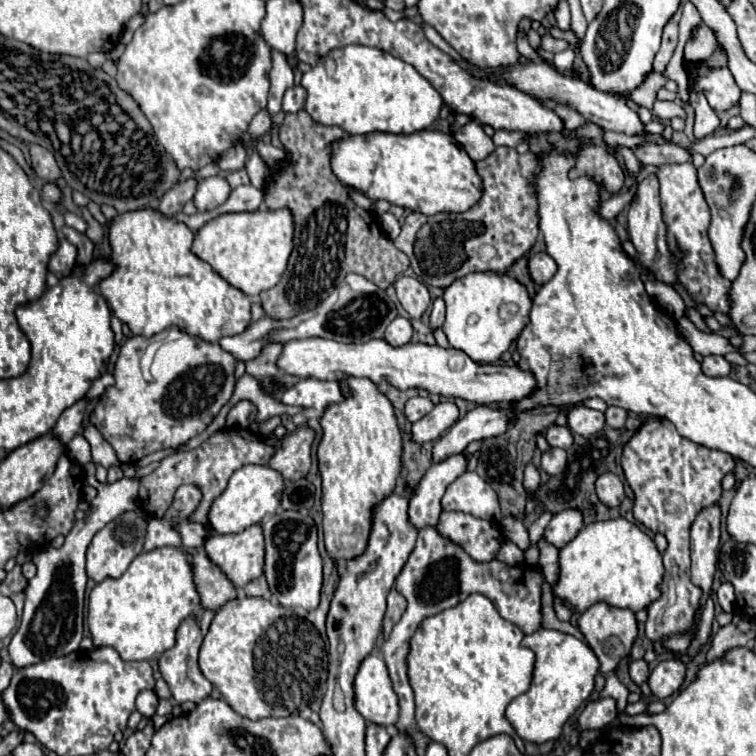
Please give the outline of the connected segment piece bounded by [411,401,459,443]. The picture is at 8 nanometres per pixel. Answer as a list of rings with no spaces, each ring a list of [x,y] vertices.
[[[443,401],[435,405],[431,413],[427,413],[423,419],[413,423],[413,429],[411,429],[413,441],[425,443],[425,441],[439,439],[457,421],[457,417],[459,417],[459,409],[453,401]]]

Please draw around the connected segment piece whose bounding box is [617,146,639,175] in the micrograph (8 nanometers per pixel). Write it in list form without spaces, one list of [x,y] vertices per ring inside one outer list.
[[[617,147],[618,153],[624,158],[625,169],[628,174],[633,175],[639,171],[639,162],[633,152],[626,147]]]

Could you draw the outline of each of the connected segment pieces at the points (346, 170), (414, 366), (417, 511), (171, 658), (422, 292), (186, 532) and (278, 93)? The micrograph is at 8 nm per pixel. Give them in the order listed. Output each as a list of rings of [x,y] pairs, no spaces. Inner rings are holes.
[[[425,129],[411,135],[391,135],[381,131],[371,135],[345,135],[343,139],[331,143],[331,169],[343,185],[367,195],[371,201],[385,199],[391,205],[421,211],[425,215],[435,215],[441,211],[461,213],[471,209],[481,199],[481,177],[475,171],[475,163],[453,139],[453,135],[445,135],[441,131]]]
[[[299,339],[285,343],[285,349],[277,361],[277,365],[297,377],[317,377],[327,381],[341,381],[347,377],[367,377],[375,385],[387,381],[397,389],[425,389],[429,393],[437,393],[443,397],[459,397],[465,401],[473,401],[477,405],[491,405],[491,403],[517,403],[523,397],[531,397],[535,393],[535,375],[529,371],[519,369],[517,365],[493,365],[493,363],[475,363],[467,353],[459,349],[443,349],[439,345],[425,345],[425,343],[407,343],[403,347],[391,347],[385,339],[371,339],[371,343],[339,343],[331,339]]]
[[[459,453],[453,457],[447,457],[441,463],[431,465],[421,481],[415,485],[411,497],[409,497],[409,523],[415,529],[433,527],[439,521],[441,515],[441,497],[445,489],[465,473],[467,459]]]
[[[191,617],[191,619],[185,619],[181,625],[179,625],[179,631],[177,631],[177,637],[175,637],[175,647],[167,649],[161,657],[159,657],[159,671],[163,675],[163,679],[167,681],[169,689],[171,689],[171,695],[177,703],[185,703],[185,701],[193,701],[193,703],[199,703],[203,701],[205,697],[209,697],[211,693],[211,683],[203,677],[203,673],[199,671],[199,665],[197,665],[197,653],[199,653],[199,647],[201,647],[201,641],[203,641],[203,635],[201,635],[201,629],[197,625],[197,621]]]
[[[401,275],[395,281],[395,291],[397,291],[399,303],[409,313],[409,317],[411,319],[421,319],[423,313],[427,311],[429,303],[431,303],[427,287],[411,275]]]
[[[181,523],[179,525],[179,533],[181,533],[181,539],[183,539],[183,545],[187,549],[197,549],[205,543],[205,539],[209,537],[211,533],[211,527],[207,525],[201,525],[201,523]]]
[[[271,49],[271,57],[273,57],[273,69],[269,73],[269,81],[271,81],[271,89],[269,89],[269,103],[267,109],[271,115],[281,111],[281,99],[287,87],[293,85],[293,71],[287,65],[287,59],[283,53]]]

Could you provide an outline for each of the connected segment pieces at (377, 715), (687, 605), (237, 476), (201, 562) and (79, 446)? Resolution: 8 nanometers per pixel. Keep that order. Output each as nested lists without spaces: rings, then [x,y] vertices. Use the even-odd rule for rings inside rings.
[[[377,655],[363,659],[355,677],[355,707],[365,721],[389,727],[397,723],[399,699],[393,691],[385,661]]]
[[[649,419],[623,447],[621,467],[635,493],[635,519],[649,531],[663,533],[669,543],[669,549],[663,555],[665,573],[659,585],[661,597],[647,607],[649,617],[645,623],[647,637],[653,641],[655,651],[663,655],[665,649],[659,641],[687,631],[693,625],[695,609],[699,607],[701,591],[689,579],[689,529],[703,507],[719,503],[723,491],[721,479],[727,473],[733,473],[735,461],[723,451],[713,451],[681,437],[667,419]]]
[[[245,465],[231,475],[227,489],[213,501],[209,525],[215,533],[241,533],[243,529],[261,523],[265,515],[273,515],[281,505],[285,479],[269,465]]]
[[[203,549],[191,551],[191,571],[195,575],[195,587],[201,597],[201,605],[205,609],[217,611],[221,605],[237,597],[233,583],[225,577],[225,573],[213,565]]]
[[[75,435],[75,437],[71,439],[71,443],[67,443],[67,455],[69,455],[73,461],[81,463],[81,465],[89,463],[89,461],[91,461],[91,449],[89,449],[87,439],[85,439],[83,435]]]

